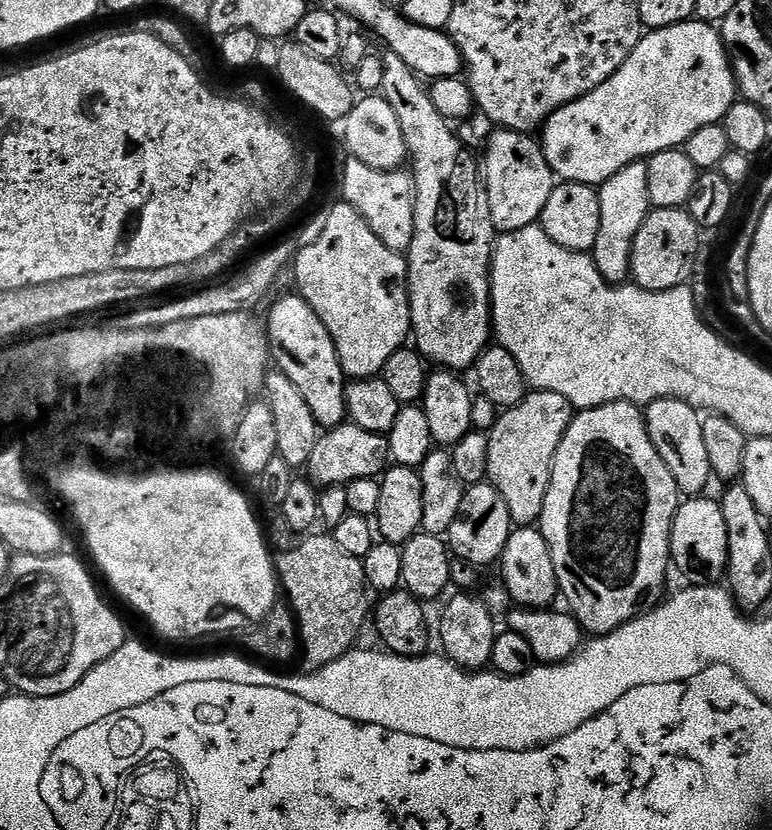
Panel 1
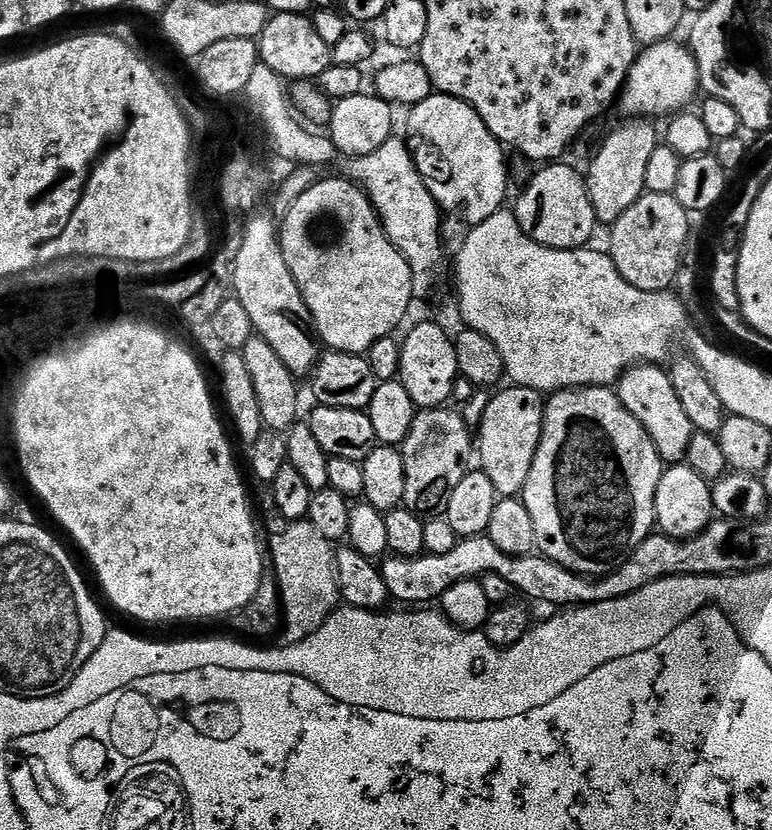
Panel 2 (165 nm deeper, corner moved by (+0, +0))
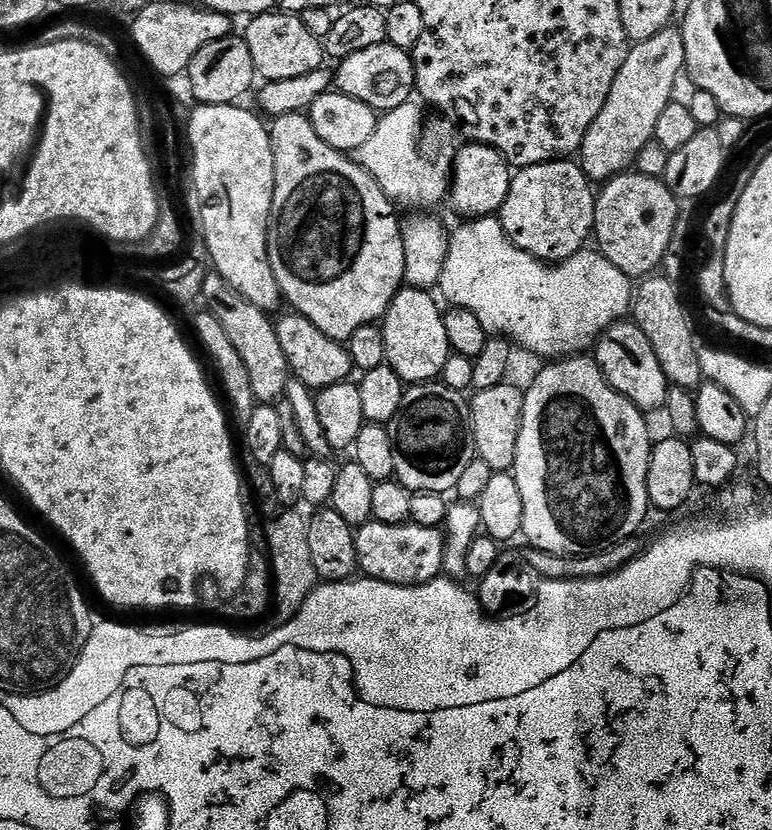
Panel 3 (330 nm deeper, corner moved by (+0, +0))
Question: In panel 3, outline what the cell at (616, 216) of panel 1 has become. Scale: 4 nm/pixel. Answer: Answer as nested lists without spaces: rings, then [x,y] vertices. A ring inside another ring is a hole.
[[[679,27],[663,28],[654,38],[629,47],[622,70],[618,70],[618,78],[614,78],[610,98],[606,98],[602,114],[594,118],[594,126],[590,126],[578,153],[578,163],[589,180],[607,182],[635,165],[636,156],[642,154],[642,146],[653,143],[658,118],[662,110],[673,103],[676,79],[684,71],[684,33]]]

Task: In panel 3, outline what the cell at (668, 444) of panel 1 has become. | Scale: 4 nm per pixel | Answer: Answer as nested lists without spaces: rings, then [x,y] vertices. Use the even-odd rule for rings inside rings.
[[[617,322],[609,326],[595,345],[594,359],[606,382],[610,382],[618,394],[622,394],[641,412],[651,414],[655,408],[663,409],[667,405],[668,379],[658,362],[658,354],[654,354],[654,346],[650,346],[646,334],[642,334],[634,322]]]

